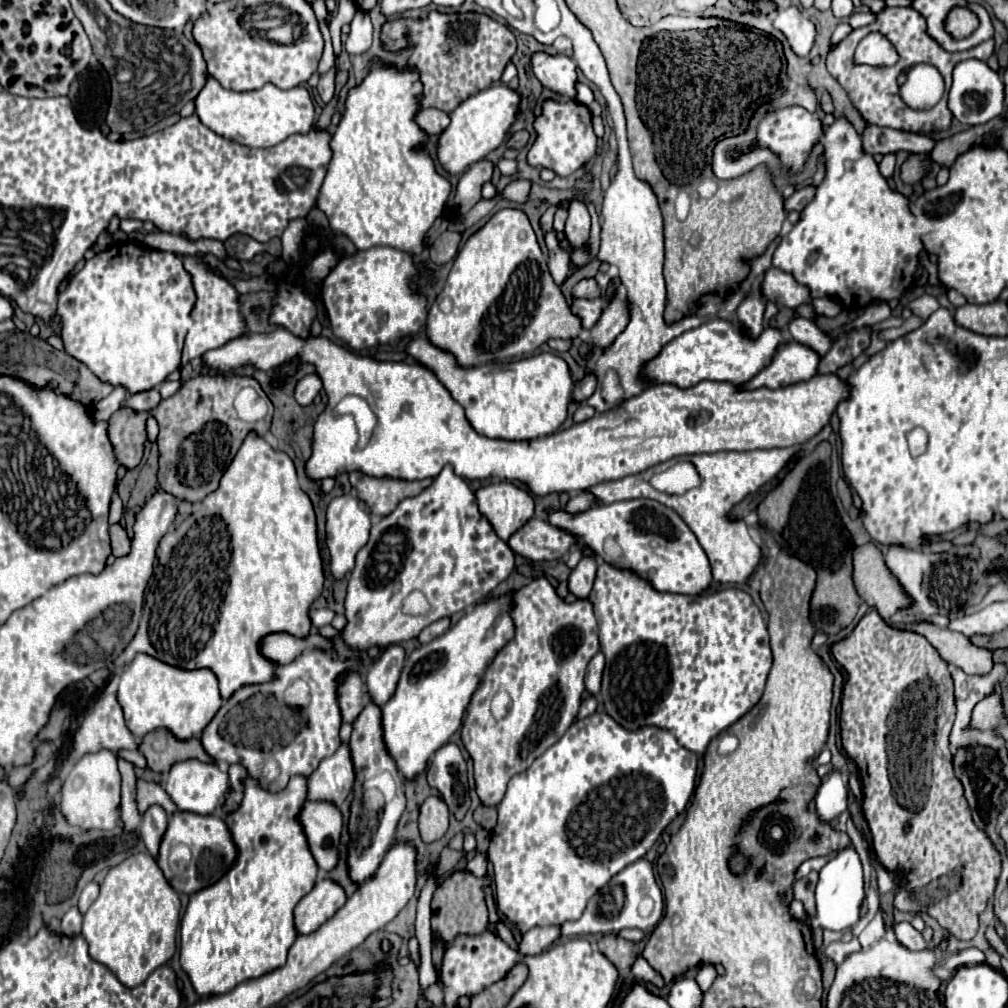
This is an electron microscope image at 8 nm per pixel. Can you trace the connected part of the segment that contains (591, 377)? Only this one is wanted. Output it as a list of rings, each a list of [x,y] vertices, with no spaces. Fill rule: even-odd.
[[[594,372],[584,374],[584,378],[578,380],[576,386],[574,386],[572,400],[574,400],[574,402],[584,402],[584,400],[588,400],[588,398],[594,394],[596,386],[598,386],[598,378],[596,378],[596,374],[594,374]]]

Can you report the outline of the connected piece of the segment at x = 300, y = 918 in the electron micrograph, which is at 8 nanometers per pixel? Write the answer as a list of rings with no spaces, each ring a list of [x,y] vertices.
[[[318,880],[310,894],[306,894],[296,910],[294,910],[294,922],[298,934],[310,934],[316,928],[320,928],[342,904],[346,902],[346,892],[340,884],[334,880]]]

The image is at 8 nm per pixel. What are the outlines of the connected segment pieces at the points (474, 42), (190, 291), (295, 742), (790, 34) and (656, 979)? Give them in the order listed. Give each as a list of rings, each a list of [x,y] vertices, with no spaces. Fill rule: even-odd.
[[[432,10],[426,18],[388,20],[382,26],[382,46],[384,50],[390,50],[394,54],[404,50],[408,52],[408,66],[416,68],[422,82],[422,94],[420,94],[422,108],[438,108],[442,112],[452,112],[462,100],[500,80],[504,66],[510,62],[510,58],[516,52],[516,38],[508,26],[492,20],[486,14],[476,14],[476,12],[444,14]]]
[[[120,244],[116,248],[116,254],[114,256],[108,256],[108,248],[104,252],[98,252],[94,258],[86,260],[84,268],[70,280],[70,286],[60,294],[58,298],[58,316],[62,320],[62,326],[60,326],[60,336],[62,336],[62,342],[64,342],[64,348],[70,356],[74,356],[76,360],[84,362],[100,380],[104,382],[110,382],[114,386],[126,386],[130,394],[134,392],[142,392],[142,390],[148,390],[148,388],[154,388],[158,384],[164,382],[164,378],[178,370],[180,366],[180,352],[182,352],[182,344],[184,344],[184,336],[186,336],[186,330],[192,322],[192,310],[194,310],[194,304],[196,304],[196,292],[194,292],[194,284],[192,284],[192,276],[190,272],[184,268],[182,264],[182,258],[174,252],[162,252],[162,250],[144,250],[136,244]]]
[[[306,648],[306,652],[292,664],[276,666],[270,682],[242,686],[228,700],[224,700],[222,708],[204,728],[200,740],[206,754],[216,762],[242,764],[250,774],[260,774],[264,762],[274,760],[282,772],[288,772],[288,778],[292,774],[310,776],[318,764],[332,756],[340,746],[338,732],[342,716],[334,696],[334,680],[338,680],[338,672],[346,672],[346,668],[360,670],[354,660],[340,660],[338,656],[330,656],[330,652]],[[296,678],[302,678],[312,686],[312,710],[296,710],[286,706],[284,690]]]
[[[790,6],[790,8],[782,10],[774,18],[774,26],[786,34],[792,50],[798,56],[806,56],[810,52],[816,28],[814,28],[814,24],[810,22],[810,18],[804,12]]]
[[[638,956],[638,958],[634,960],[634,964],[632,964],[632,974],[634,974],[634,978],[636,978],[638,982],[652,982],[652,984],[656,984],[656,986],[664,986],[662,978],[650,968],[650,964],[644,960],[644,956]]]

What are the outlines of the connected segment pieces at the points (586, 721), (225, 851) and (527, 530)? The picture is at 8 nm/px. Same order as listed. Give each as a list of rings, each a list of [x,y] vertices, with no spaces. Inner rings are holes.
[[[596,712],[592,716],[586,716],[582,720],[576,720],[566,734],[552,744],[542,756],[534,760],[534,764],[526,770],[516,774],[506,790],[504,800],[498,806],[498,824],[490,834],[490,848],[488,848],[488,860],[494,866],[494,886],[496,886],[496,904],[500,914],[504,914],[508,920],[516,924],[520,932],[528,932],[534,926],[546,926],[546,924],[564,924],[566,920],[578,920],[588,904],[588,900],[622,868],[628,864],[640,860],[646,856],[646,852],[654,846],[662,830],[686,808],[694,786],[696,786],[696,768],[698,758],[694,752],[682,748],[674,736],[662,728],[656,726],[642,726],[638,730],[626,730],[620,726],[612,716],[606,712]]]
[[[174,812],[168,818],[168,828],[166,828],[162,842],[160,842],[158,866],[162,868],[166,880],[170,882],[170,886],[174,890],[192,894],[200,888],[206,888],[206,886],[218,882],[218,878],[222,878],[222,874],[234,862],[234,856],[236,856],[234,844],[230,844],[230,832],[226,832],[226,822],[222,820],[222,816],[216,816],[216,814],[194,816],[192,812]],[[176,844],[186,844],[192,850],[192,860],[190,860],[184,876],[174,876],[172,872],[168,872],[168,854],[170,854],[170,848]]]
[[[532,518],[514,536],[510,536],[508,546],[514,554],[528,560],[558,560],[572,546],[574,538],[552,524]]]

